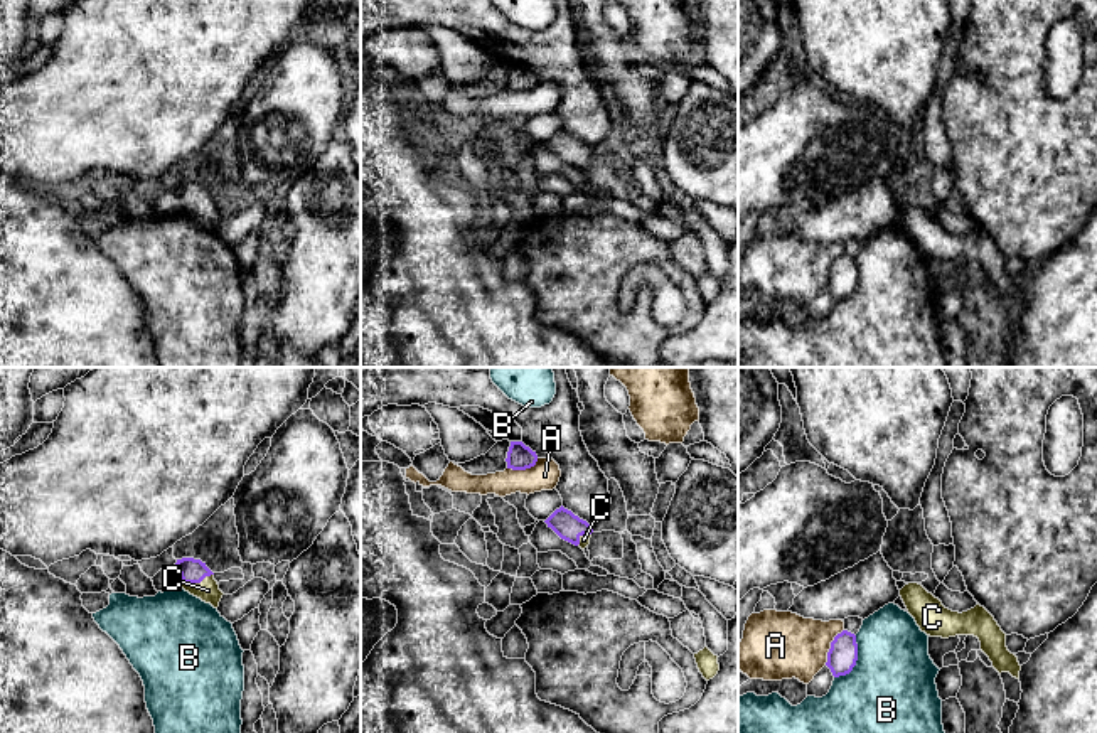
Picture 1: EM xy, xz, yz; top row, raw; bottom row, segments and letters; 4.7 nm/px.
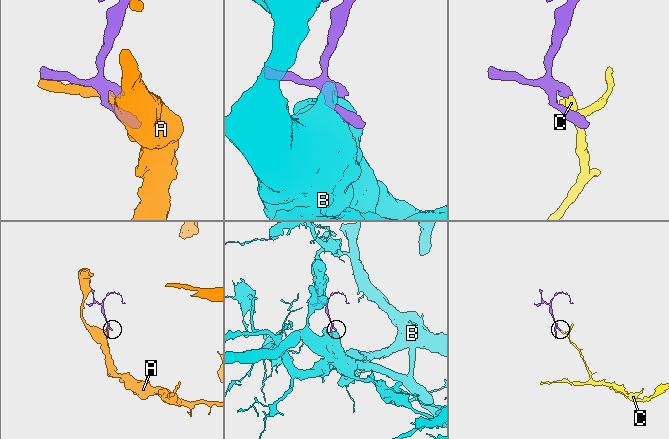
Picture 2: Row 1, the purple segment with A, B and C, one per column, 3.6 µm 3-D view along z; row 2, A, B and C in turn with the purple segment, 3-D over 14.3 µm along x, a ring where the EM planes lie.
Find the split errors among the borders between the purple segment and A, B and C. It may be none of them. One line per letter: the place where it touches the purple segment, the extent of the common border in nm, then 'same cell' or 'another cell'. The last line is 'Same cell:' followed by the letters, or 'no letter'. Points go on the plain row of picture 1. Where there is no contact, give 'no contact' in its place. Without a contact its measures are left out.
A: yz (831, 270) | 200 nm | another cell
B: yz (856, 282) | 240 nm | another cell
C: xy (197, 204) | 160 nm | same cell
Same cell: C

